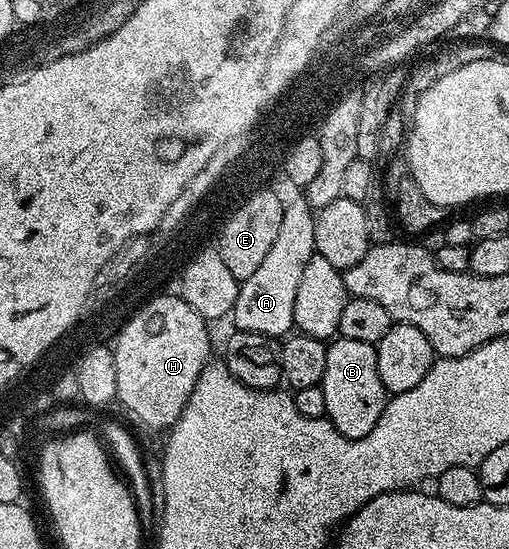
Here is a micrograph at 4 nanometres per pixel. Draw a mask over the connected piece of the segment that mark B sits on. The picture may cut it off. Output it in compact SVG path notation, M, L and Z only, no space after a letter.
M334 338L327 346L327 369L323 369L319 386L327 400L325 414L328 422L332 423L334 431L338 431L342 439L365 439L367 433L375 429L375 421L379 421L387 402L387 392L383 381L379 381L374 344Z

